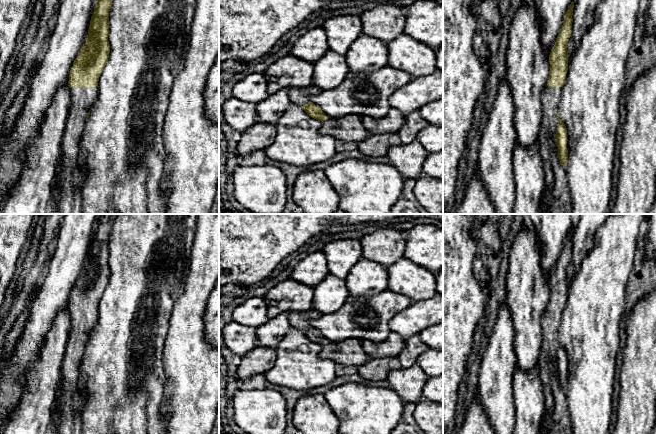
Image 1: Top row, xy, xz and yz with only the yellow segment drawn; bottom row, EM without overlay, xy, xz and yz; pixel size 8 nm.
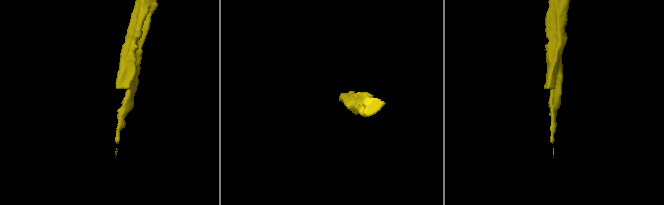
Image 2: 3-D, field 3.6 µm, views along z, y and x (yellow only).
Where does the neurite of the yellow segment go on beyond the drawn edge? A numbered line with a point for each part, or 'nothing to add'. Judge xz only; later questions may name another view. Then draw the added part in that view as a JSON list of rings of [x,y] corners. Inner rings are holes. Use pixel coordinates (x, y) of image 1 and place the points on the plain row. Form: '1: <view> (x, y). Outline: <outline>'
1: xz (299, 320). Outline: [[[314,309],[306,312],[291,312],[288,314],[288,320],[292,328],[303,330],[309,327],[311,319],[319,318],[322,314]]]

